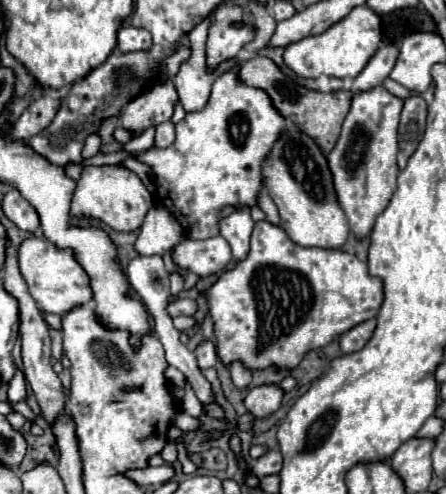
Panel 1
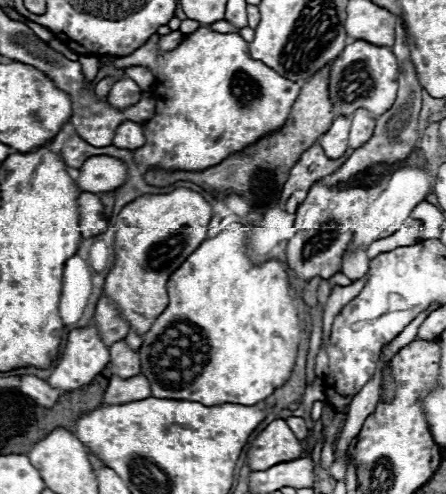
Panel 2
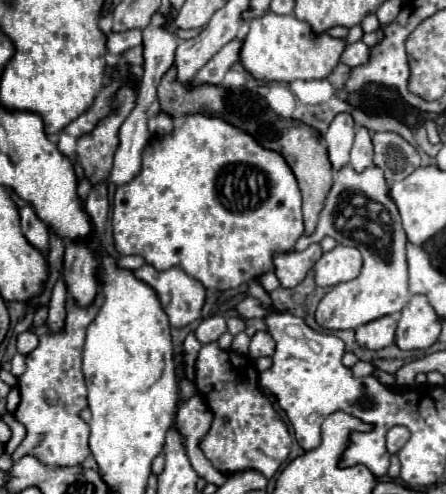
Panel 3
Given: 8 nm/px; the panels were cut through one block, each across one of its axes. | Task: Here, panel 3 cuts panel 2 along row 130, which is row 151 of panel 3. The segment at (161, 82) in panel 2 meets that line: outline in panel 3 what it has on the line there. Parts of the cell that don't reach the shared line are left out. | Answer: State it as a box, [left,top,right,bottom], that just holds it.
[112,114,304,290]

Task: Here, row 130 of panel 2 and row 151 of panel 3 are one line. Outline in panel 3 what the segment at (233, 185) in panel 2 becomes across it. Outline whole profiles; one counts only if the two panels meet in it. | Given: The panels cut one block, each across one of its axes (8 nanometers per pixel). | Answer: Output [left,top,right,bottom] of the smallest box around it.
[158,66,332,236]

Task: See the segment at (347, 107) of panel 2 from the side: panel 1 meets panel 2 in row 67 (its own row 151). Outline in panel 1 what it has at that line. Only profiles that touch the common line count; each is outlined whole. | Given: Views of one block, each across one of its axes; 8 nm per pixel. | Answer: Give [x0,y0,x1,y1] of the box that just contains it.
[328,86,404,238]

